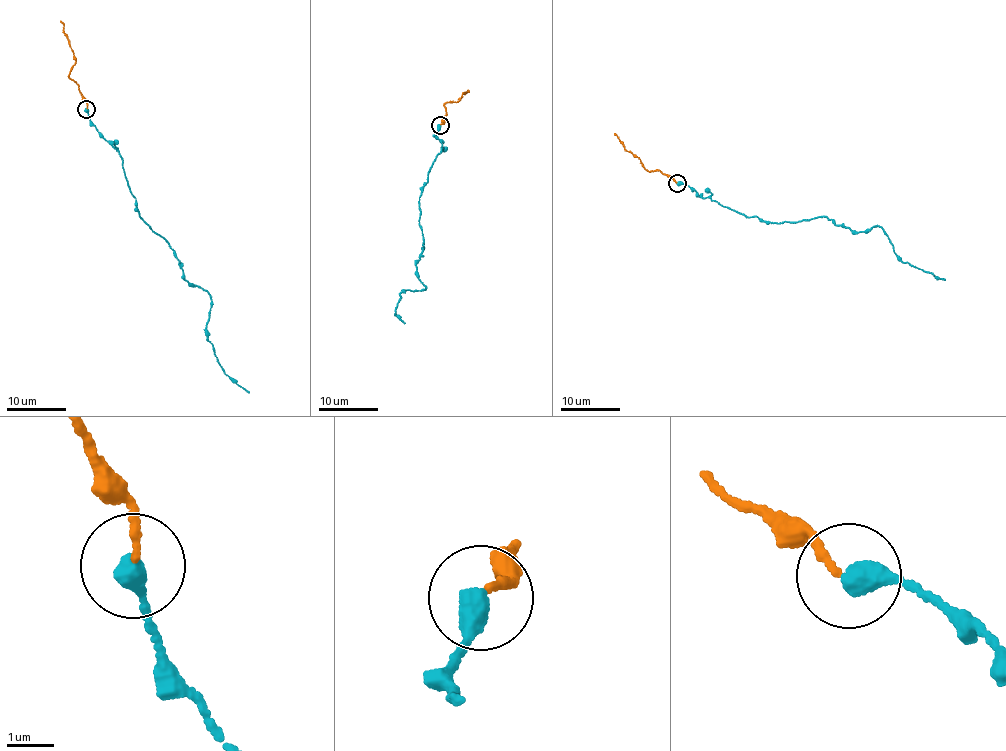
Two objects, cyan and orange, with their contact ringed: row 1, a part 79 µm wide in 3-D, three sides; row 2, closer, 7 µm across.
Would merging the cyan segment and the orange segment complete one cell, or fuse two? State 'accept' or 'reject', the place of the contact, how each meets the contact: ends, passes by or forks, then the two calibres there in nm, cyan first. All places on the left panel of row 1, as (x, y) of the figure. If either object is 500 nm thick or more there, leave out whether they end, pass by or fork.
accept; place (86, 109); calibres 500 and 150 nm

